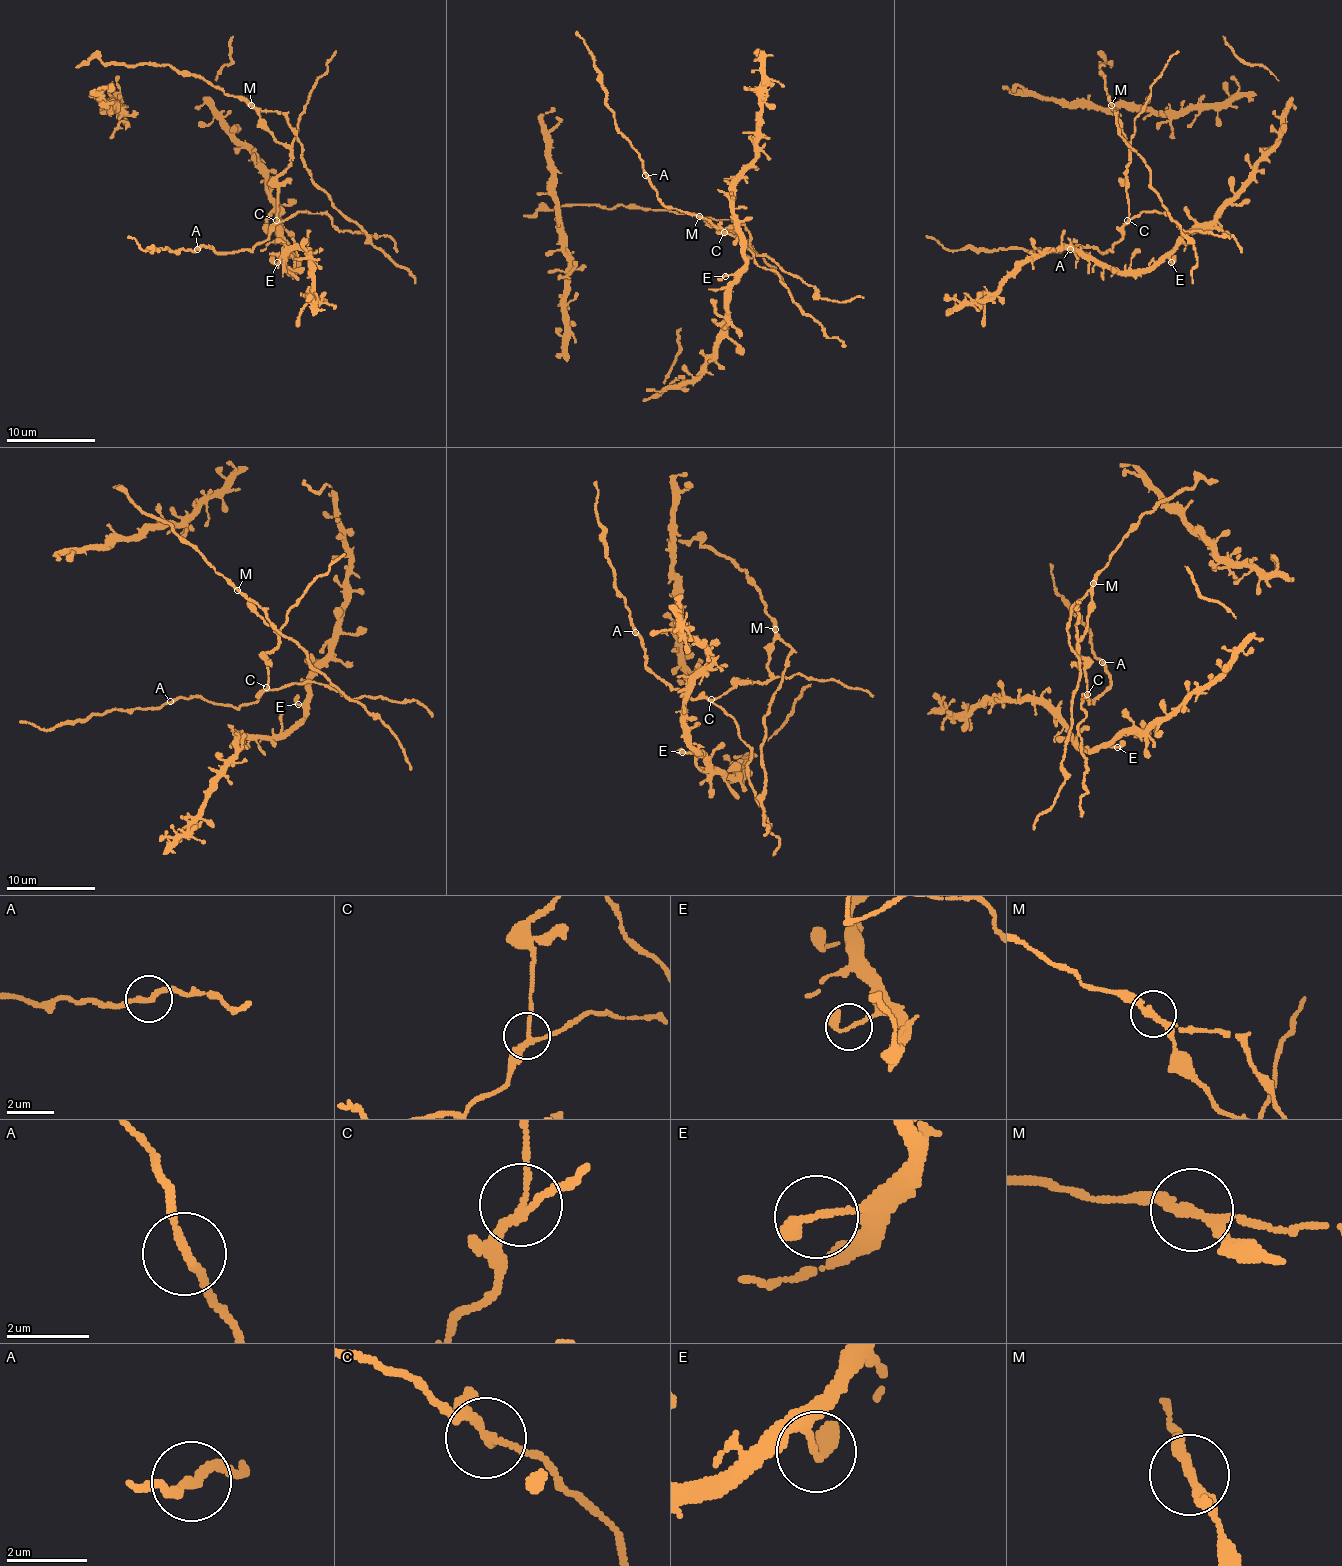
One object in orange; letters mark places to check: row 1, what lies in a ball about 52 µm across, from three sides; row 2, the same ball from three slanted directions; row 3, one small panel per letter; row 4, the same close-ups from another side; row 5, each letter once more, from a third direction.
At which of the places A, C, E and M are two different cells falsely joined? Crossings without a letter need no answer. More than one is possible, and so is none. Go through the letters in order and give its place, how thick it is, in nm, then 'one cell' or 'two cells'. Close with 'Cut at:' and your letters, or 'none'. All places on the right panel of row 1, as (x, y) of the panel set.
A: place (1070, 249); calibre 200 nm; one cell
C: place (1127, 220); calibre 170 nm; two cells
E: place (1171, 262); calibre 190 nm; one cell
M: place (1111, 105); calibre 190 nm; two cells
Cut at: C, M

